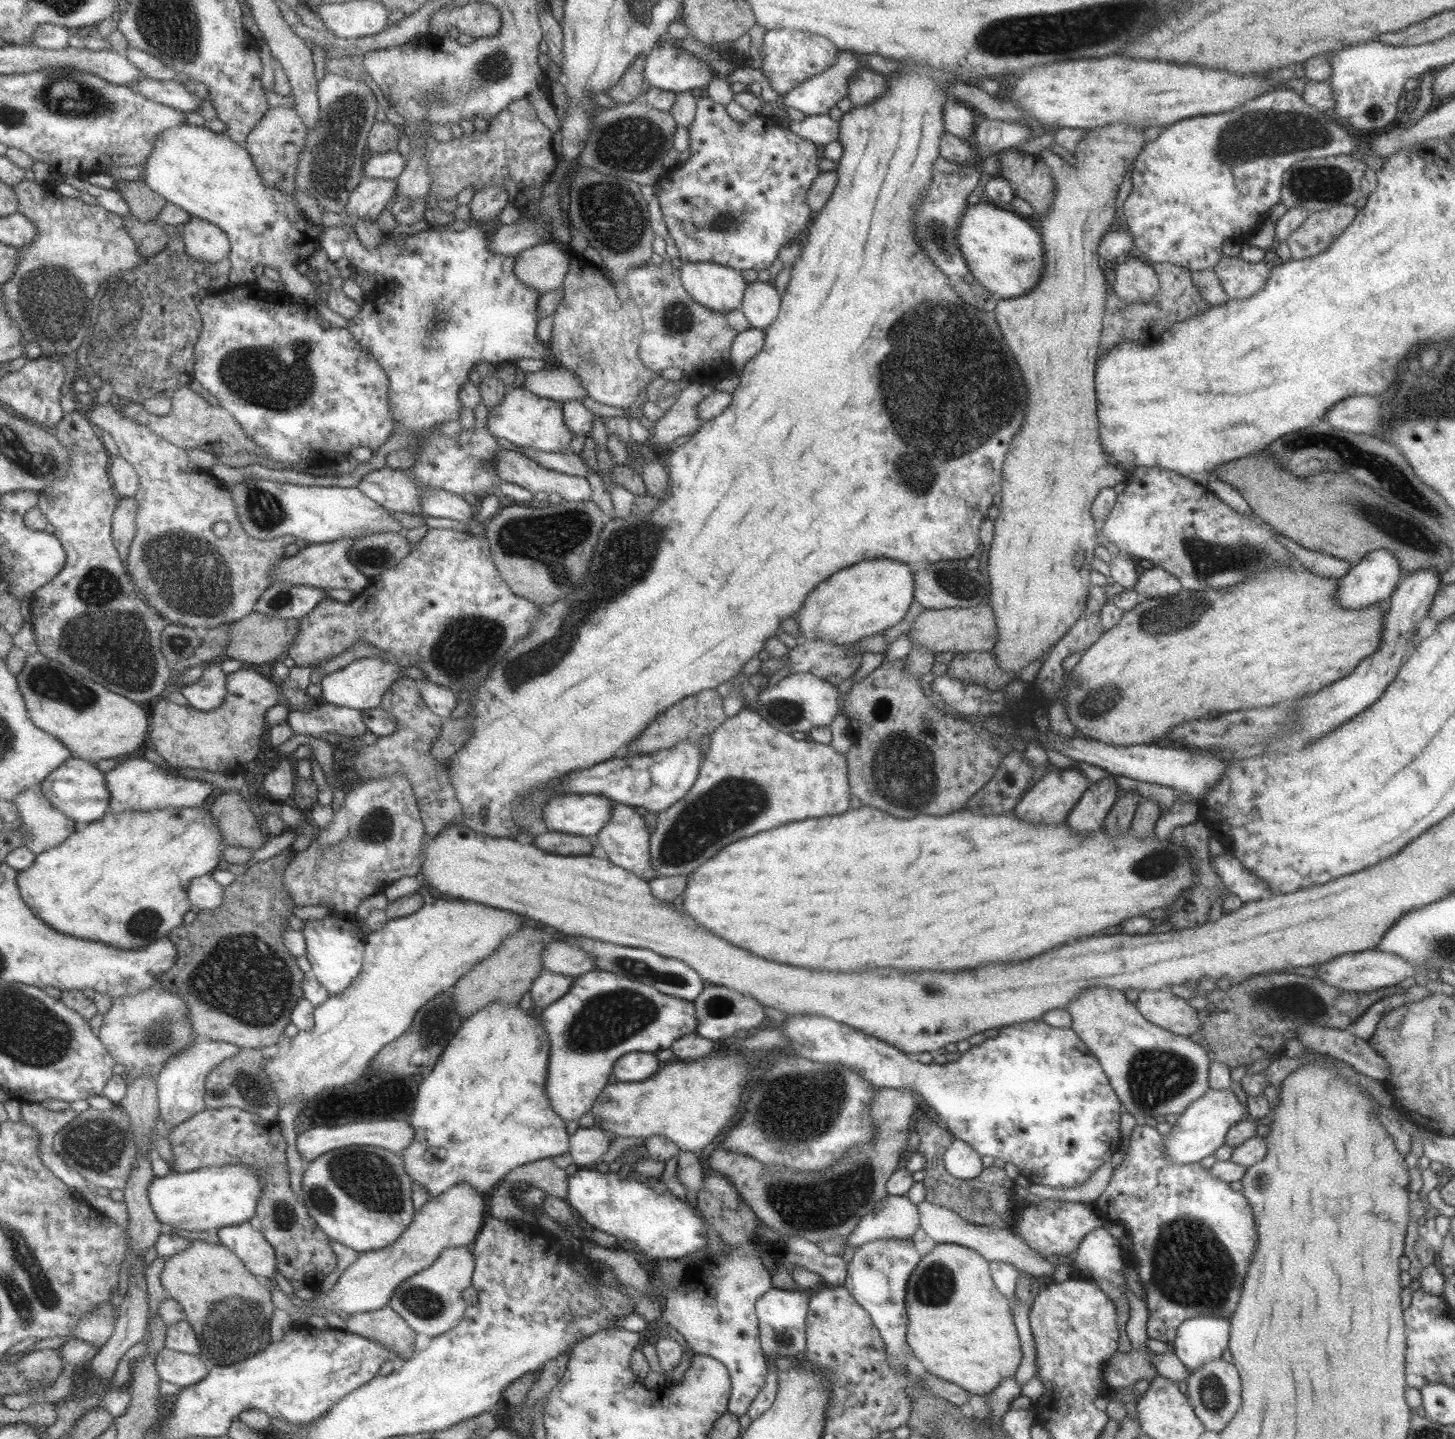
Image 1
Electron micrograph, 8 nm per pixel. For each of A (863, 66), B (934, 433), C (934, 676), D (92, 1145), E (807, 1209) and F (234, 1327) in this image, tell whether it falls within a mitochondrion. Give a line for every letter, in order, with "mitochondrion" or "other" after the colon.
A: other
B: mitochondrion
C: other
D: mitochondrion
E: mitochondrion
F: mitochondrion

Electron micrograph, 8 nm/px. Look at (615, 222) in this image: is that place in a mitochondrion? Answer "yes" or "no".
yes

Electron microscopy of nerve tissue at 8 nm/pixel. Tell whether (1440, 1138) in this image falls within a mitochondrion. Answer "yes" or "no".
no

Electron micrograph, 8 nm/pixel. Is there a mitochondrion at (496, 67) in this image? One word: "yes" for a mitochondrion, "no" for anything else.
yes

